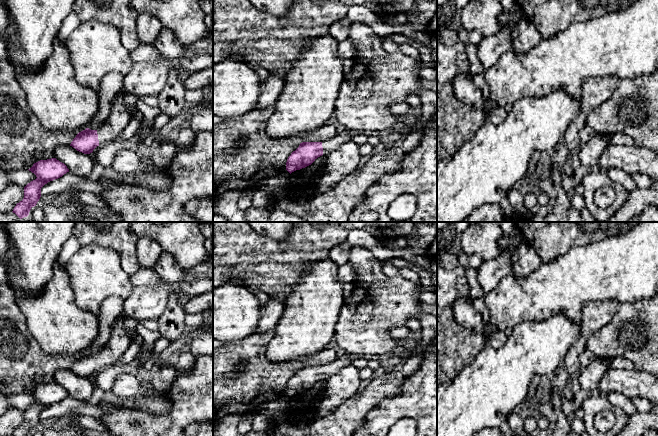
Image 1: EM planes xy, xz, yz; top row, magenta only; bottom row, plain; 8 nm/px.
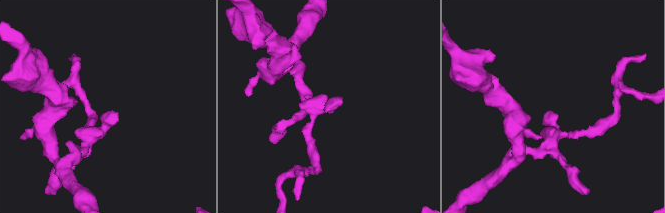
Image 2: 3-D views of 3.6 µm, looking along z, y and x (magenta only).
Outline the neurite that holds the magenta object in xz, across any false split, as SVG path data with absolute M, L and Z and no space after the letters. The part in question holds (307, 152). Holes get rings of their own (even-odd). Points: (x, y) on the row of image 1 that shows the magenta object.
M345 130L336 133L334 137L323 142L302 142L299 147L291 153L286 162L286 170L291 174L311 165L318 157L327 156L337 150L340 146L350 141L352 131Z

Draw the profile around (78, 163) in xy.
M59 145L54 150L54 158L64 163L69 172L86 177L95 169L93 160L89 154L77 151L70 145Z

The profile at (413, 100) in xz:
M411 93L405 98L405 101L410 105L414 113L421 110L422 101L418 95Z

